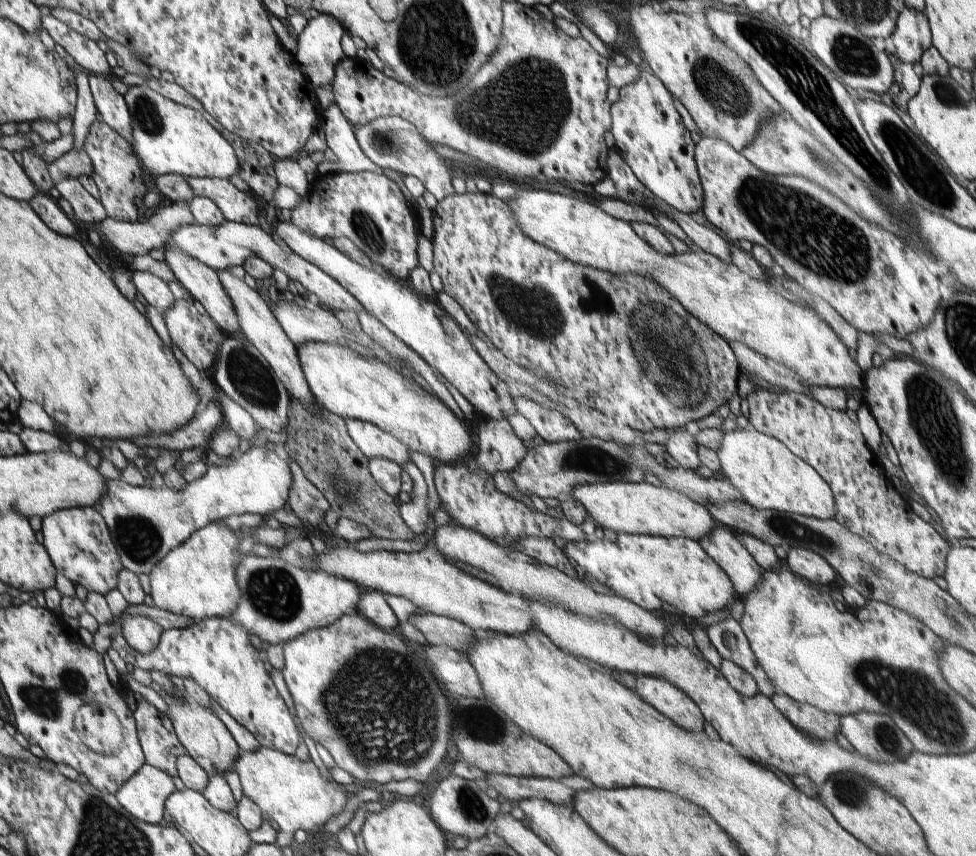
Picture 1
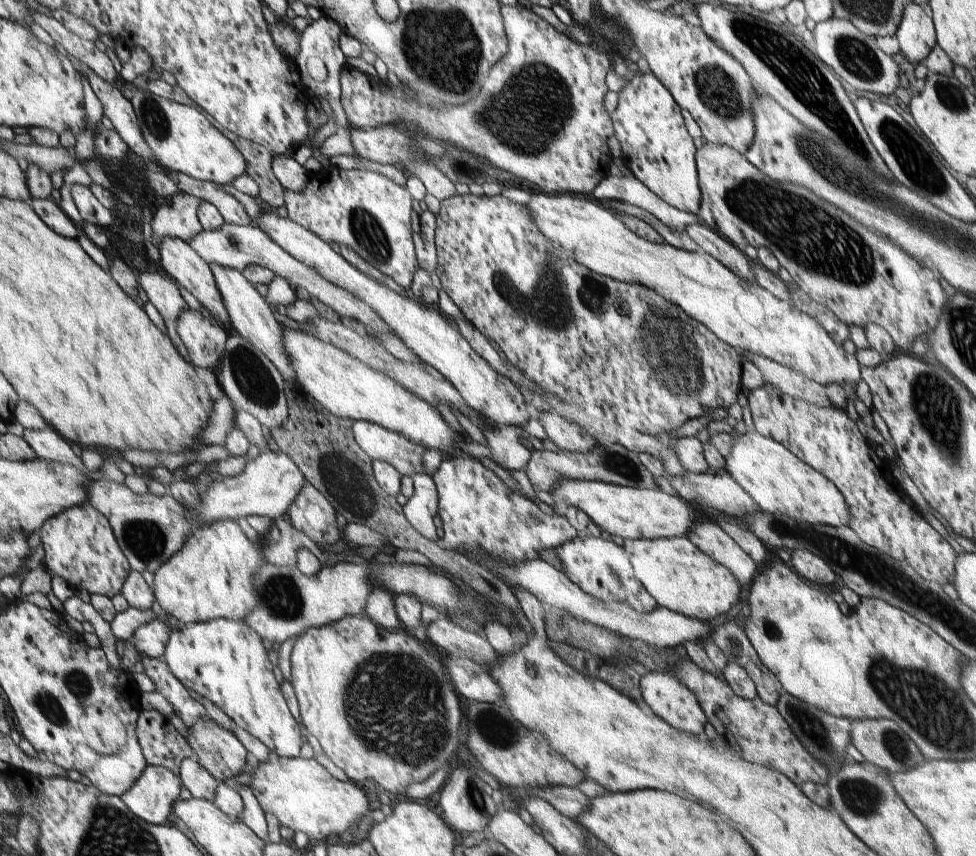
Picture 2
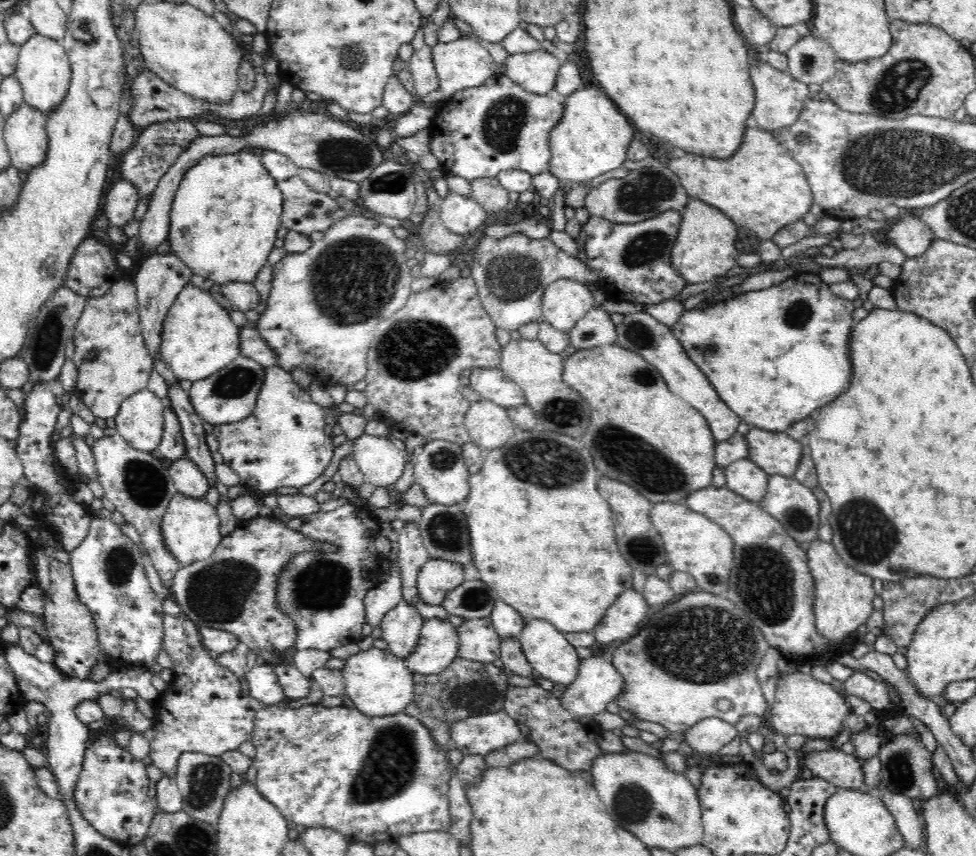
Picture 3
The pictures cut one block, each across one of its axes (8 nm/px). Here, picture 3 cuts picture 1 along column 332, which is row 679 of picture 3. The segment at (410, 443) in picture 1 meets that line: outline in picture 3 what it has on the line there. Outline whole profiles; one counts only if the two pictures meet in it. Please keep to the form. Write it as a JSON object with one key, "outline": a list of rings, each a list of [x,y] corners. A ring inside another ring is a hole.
{"outline":[[[370,648],[350,656],[342,674],[346,682],[346,698],[350,698],[356,704],[356,710],[364,716],[396,716],[414,702],[414,686],[418,678],[404,666],[402,658],[390,654],[388,650]]]}

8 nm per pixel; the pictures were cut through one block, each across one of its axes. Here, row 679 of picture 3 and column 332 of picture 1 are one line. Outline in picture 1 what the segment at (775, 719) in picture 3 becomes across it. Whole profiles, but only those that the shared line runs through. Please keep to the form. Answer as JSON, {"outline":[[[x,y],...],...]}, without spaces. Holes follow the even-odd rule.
{"outline":[[[259,746],[255,752],[239,752],[229,770],[237,774],[243,798],[255,802],[261,814],[269,816],[285,834],[293,834],[297,828],[307,834],[315,832],[327,818],[341,812],[349,798],[333,780],[325,782],[319,778],[319,772],[311,762],[299,762],[295,756],[265,746]]]}

